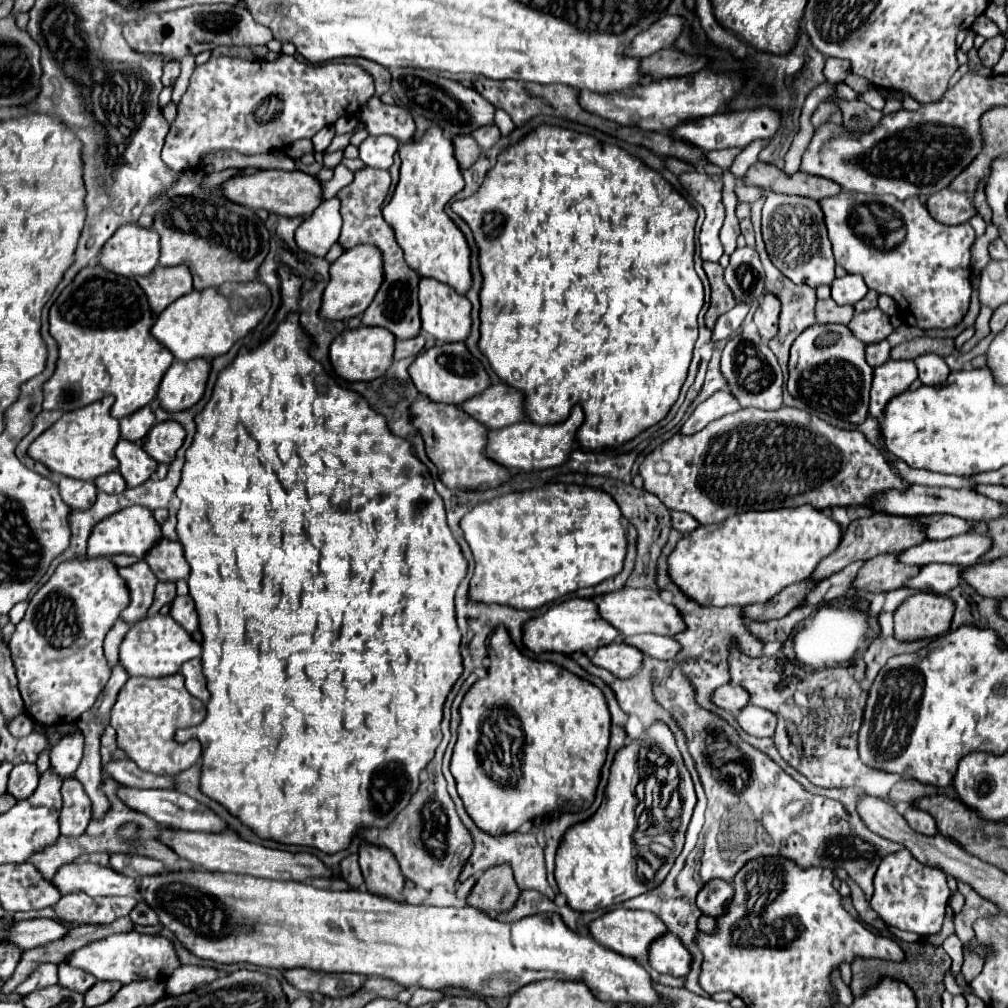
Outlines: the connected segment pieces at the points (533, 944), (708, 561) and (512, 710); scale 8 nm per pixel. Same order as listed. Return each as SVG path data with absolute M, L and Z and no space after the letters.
M190 869L190 871L168 871L168 873L158 873L158 875L148 875L140 879L138 885L140 897L156 911L162 927L170 929L176 939L190 951L194 953L198 959L208 959L214 963L224 963L224 965L232 965L232 963L252 963L252 965L262 965L262 967L270 967L270 969L294 969L294 967L306 967L306 969L314 969L314 971L326 971L326 973L360 973L366 977L386 977L392 979L404 987L426 987L426 989L442 989L442 987L466 987L470 991L482 993L486 997L506 997L512 995L514 991L518 991L520 987L540 981L540 979L562 979L562 981L582 981L586 983L592 993L602 999L602 1001L614 1001L614 1003L624 1003L630 1001L634 1005L642 1003L642 1005L654 1005L660 1001L658 993L652 987L650 975L646 973L646 969L630 959L630 957L622 957L616 955L614 951L606 951L606 947L590 941L590 937L582 937L576 935L574 931L570 931L562 919L556 913L550 915L532 915L526 919L520 919L516 923L502 923L498 919L488 917L484 911L476 911L474 907L426 907L426 905L408 905L408 903L396 903L390 899L382 899L376 897L372 893L362 893L362 891L330 891L330 889L316 889L312 885L304 885L304 883L294 883L294 881L272 881L272 879L260 879L260 877L252 877L252 875L238 875L238 873L214 873L214 871L202 871L202 869Z
M808 505L792 509L748 511L730 515L716 525L698 525L692 533L684 535L668 555L668 575L672 583L678 585L688 599L700 603L700 607L746 607L750 603L766 603L784 587L808 579L816 565L838 547L840 539L840 525L832 517L826 517Z
M496 627L494 635L490 637L490 667L488 667L488 675L480 681L476 681L470 691L466 693L462 705L460 705L460 715L462 715L462 721L460 721L460 729L458 729L458 741L456 741L456 747L454 747L454 755L452 755L452 765L450 765L450 771L456 779L456 787L458 787L458 795L464 803L464 809L466 813L472 817L472 821L482 829L486 831L488 835L508 835L508 833L514 833L518 831L524 823L530 823L534 821L536 817L542 817L542 819L548 819L556 813L560 813L568 803L582 803L582 809L588 809L592 803L594 803L594 797L596 797L596 787L600 783L600 773L602 773L602 765L606 761L606 749L608 749L608 741L610 741L610 711L608 711L608 705L606 705L606 699L602 695L602 691L594 685L590 685L588 681L568 673L566 669L554 665L554 663L542 663L542 661L534 661L534 659L528 659L524 657L510 641L508 637L508 631L504 627Z

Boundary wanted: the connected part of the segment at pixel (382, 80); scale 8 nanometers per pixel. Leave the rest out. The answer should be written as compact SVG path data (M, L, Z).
M356 59L354 65L358 67L364 67L366 71L370 71L372 79L374 79L374 85L376 85L376 95L380 97L382 93L388 93L390 91L390 71L378 63L372 63L372 61L366 61L366 59Z

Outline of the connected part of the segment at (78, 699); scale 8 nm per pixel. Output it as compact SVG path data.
M74 559L60 563L54 575L36 591L30 599L28 611L24 619L16 625L8 647L14 659L14 669L18 677L18 689L22 693L26 711L40 725L62 725L76 723L84 711L88 711L106 681L110 679L110 669L106 667L106 657L102 651L102 643L110 627L118 621L122 609L126 609L130 601L126 583L118 575L118 569L108 559Z

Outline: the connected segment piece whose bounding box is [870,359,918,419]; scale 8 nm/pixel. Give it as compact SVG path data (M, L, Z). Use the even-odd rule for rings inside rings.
M888 360L874 369L874 381L870 391L870 413L882 419L886 403L904 393L912 381L918 377L913 360Z

